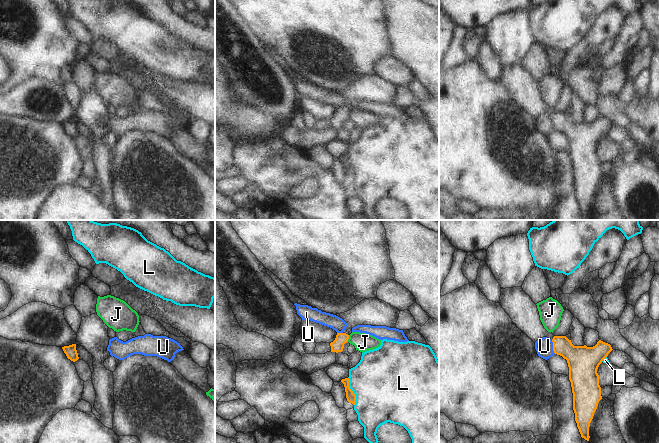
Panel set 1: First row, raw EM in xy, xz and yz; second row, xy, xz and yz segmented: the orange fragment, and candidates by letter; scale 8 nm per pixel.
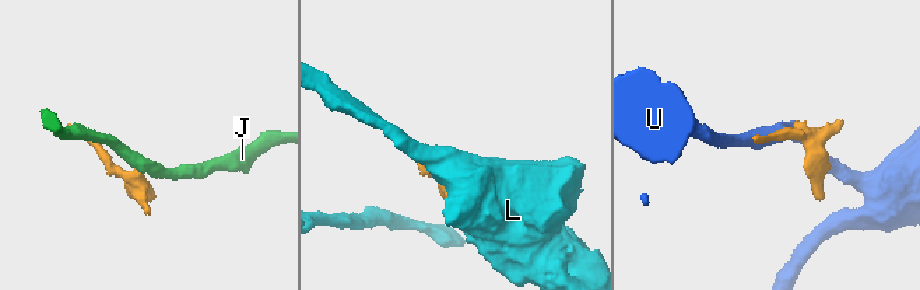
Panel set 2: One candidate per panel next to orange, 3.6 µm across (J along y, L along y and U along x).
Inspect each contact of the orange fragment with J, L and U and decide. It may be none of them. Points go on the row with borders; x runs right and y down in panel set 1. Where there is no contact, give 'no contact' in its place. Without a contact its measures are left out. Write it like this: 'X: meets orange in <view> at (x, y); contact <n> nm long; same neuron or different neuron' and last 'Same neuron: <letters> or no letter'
J: meets orange in xz at (348, 338); contact 60 nm long; different neuron
L: meets orange in xz at (352, 391); contact 240 nm long; different neuron
U: meets orange in yz at (553, 347); contact 120 nm long; different neuron
Same neuron: no letter

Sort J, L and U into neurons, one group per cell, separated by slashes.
J / L / U

